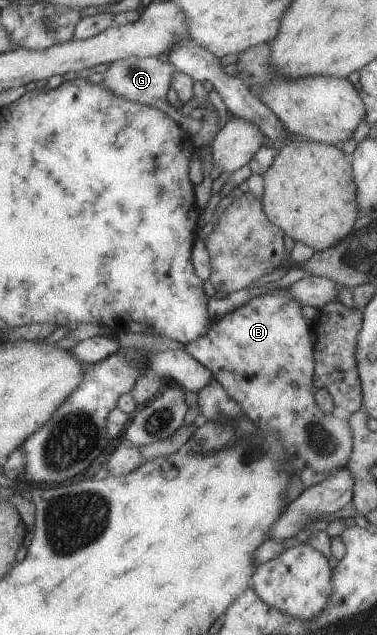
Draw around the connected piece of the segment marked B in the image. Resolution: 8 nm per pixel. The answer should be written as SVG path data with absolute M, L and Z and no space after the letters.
M274 288L274 290L268 290L267 292L264 292L264 294L258 294L258 296L250 298L241 307L234 309L221 317L222 318L216 319L210 323L206 334L203 334L200 338L197 338L192 342L186 343L185 351L192 356L192 358L195 358L200 364L202 364L204 368L207 368L211 372L212 378L216 379L222 385L225 393L228 394L234 402L237 402L241 406L241 410L251 420L251 422L255 424L256 428L264 428L274 431L281 438L282 444L287 452L287 460L294 473L302 471L303 469L312 469L319 473L336 470L336 468L344 468L352 446L353 438L351 428L349 427L348 421L334 417L332 413L325 413L320 407L317 407L314 402L314 388L312 381L316 353L311 345L311 327L310 323L303 315L301 304L291 295L289 288Z

